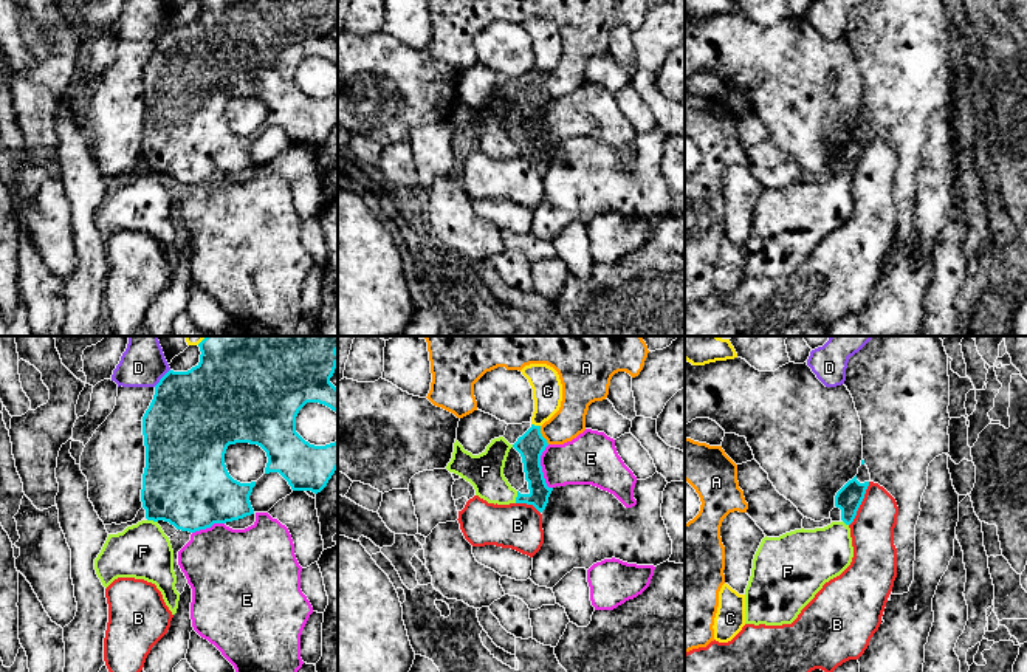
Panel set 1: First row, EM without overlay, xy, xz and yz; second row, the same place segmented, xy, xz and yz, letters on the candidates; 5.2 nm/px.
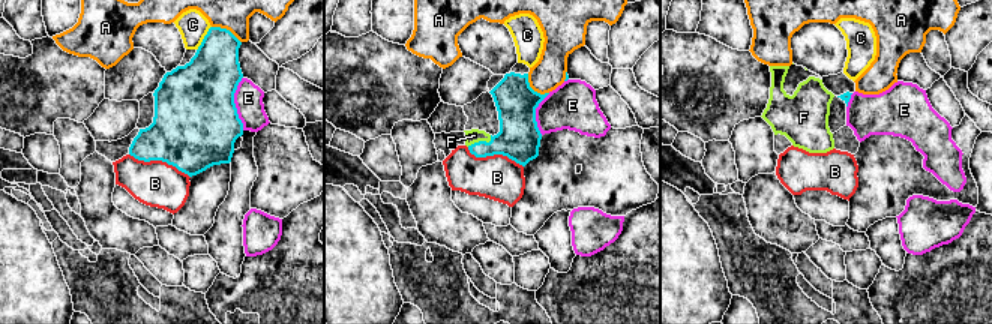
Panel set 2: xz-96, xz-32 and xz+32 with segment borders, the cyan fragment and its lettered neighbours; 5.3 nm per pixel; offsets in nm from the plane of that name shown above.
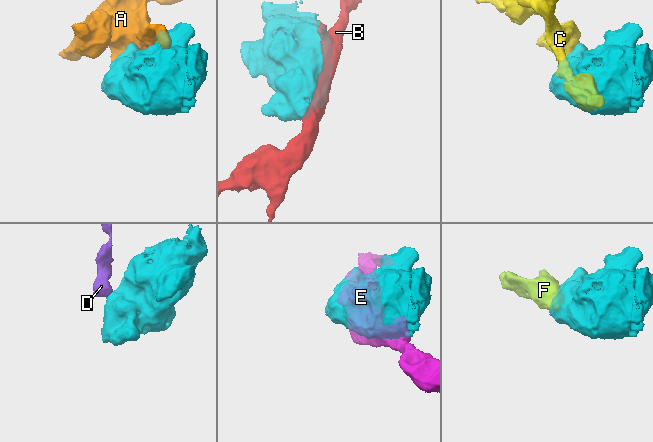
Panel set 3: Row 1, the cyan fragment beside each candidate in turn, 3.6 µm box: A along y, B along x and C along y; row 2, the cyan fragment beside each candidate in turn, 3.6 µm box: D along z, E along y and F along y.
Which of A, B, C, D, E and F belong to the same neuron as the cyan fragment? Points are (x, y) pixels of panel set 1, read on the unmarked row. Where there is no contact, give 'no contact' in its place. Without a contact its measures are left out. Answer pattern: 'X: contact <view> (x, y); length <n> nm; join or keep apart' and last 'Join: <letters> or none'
A: contact xz (541, 89); length 110 nm; keep apart
B: contact yz (860, 157); length 260 nm; keep apart
C: contact xz (536, 79); length 50 nm; keep apart
D: contact xy (161, 31); length 130 nm; keep apart
E: contact xz (541, 121); length 240 nm; keep apart
F: contact xz (516, 150); length 70 nm; join
Join: F

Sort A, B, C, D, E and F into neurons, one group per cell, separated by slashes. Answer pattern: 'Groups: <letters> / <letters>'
Groups: A / B / C / D / E / F

